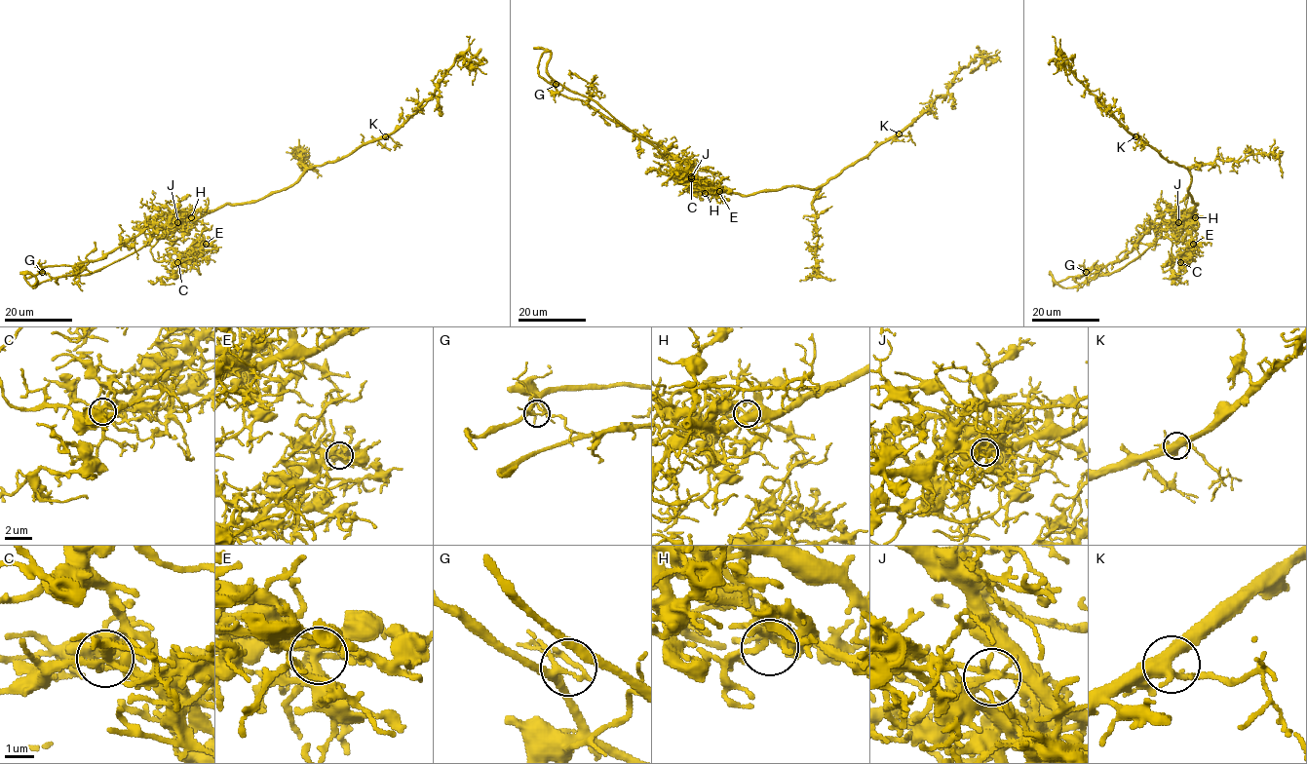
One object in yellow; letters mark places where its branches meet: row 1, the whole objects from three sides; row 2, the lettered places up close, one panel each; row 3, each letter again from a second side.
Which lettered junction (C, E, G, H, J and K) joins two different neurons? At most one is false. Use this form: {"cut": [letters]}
{"cut": ["J"]}

